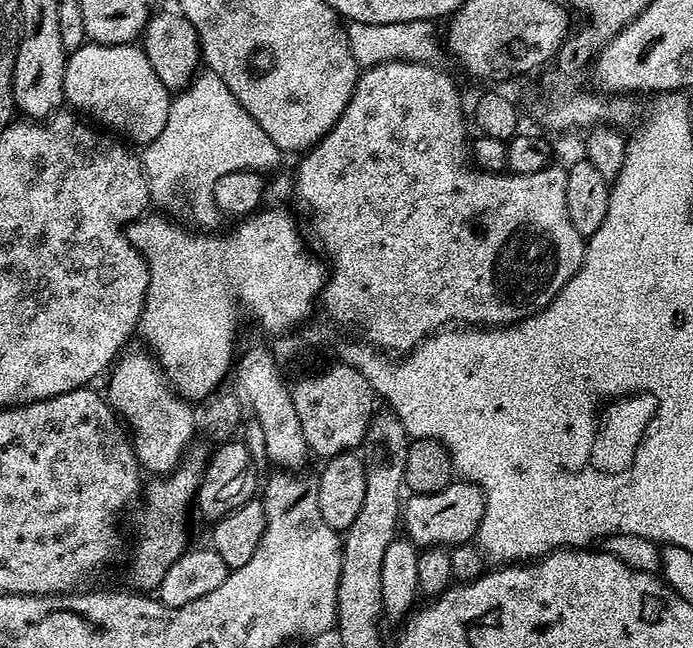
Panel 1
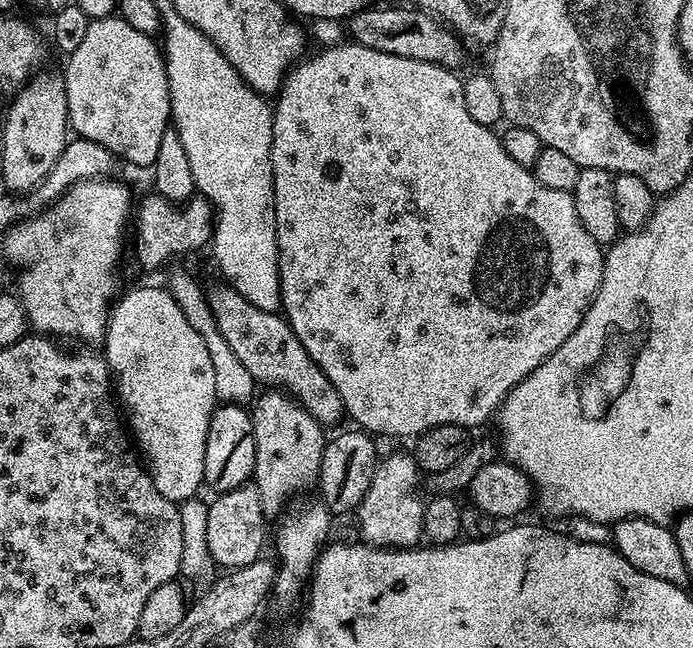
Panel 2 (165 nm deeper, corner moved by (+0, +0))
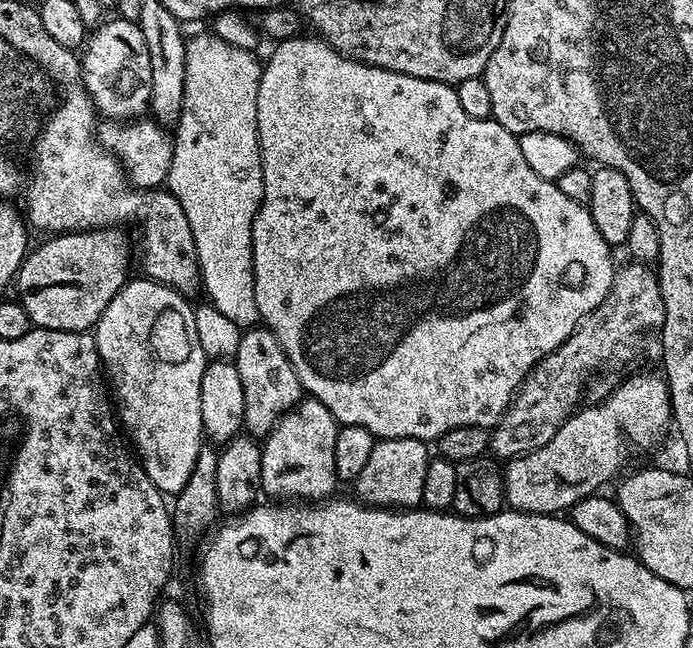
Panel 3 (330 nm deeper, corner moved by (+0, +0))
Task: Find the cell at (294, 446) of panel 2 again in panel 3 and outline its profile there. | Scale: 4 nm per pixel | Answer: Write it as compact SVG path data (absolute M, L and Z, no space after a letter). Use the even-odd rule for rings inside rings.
M253 326L243 333L238 342L238 350L234 357L238 374L242 378L242 394L246 401L244 411L244 428L247 435L263 438L270 430L302 399L300 379L286 358L286 350L278 342L278 338L263 326Z

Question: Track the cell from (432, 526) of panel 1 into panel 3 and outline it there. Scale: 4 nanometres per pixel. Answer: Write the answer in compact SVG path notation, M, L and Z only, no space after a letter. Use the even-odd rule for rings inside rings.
M659 371L636 372L628 376L604 404L581 407L569 416L546 446L507 461L504 499L517 512L564 514L582 498L599 493L607 480L615 481L624 464L624 432L636 448L652 448L673 423L672 396Z

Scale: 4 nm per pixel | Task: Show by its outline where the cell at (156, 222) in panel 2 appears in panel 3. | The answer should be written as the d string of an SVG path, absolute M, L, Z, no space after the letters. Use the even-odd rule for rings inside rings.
M115 227L56 234L29 251L16 273L14 292L33 328L63 332L95 329L114 294L130 279L128 240L120 232Z

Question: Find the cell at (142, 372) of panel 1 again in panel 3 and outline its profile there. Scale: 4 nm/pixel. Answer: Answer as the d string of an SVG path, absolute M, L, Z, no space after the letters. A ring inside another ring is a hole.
M147 278L139 279L129 279L128 283L122 286L122 290L114 294L110 306L106 306L106 310L100 315L94 329L96 349L114 393L119 423L140 465L146 470L150 482L154 482L160 492L177 494L188 483L205 439L201 395L206 357L202 342L198 342L193 305L188 305L191 303L167 284Z

